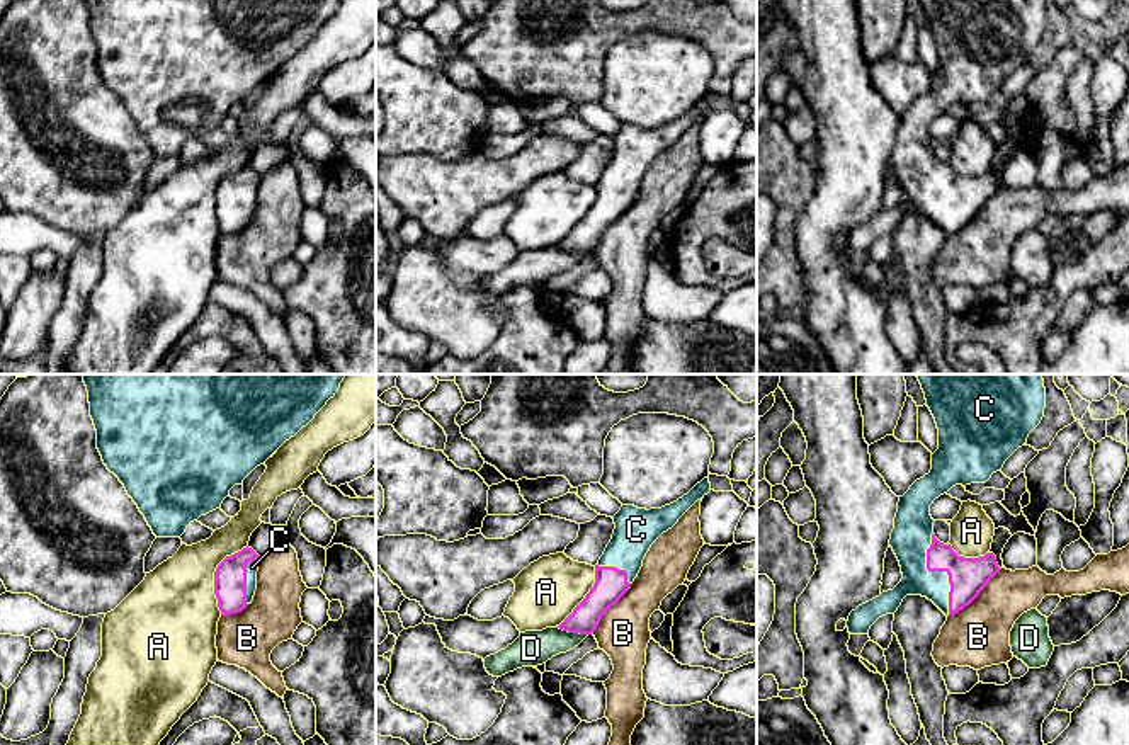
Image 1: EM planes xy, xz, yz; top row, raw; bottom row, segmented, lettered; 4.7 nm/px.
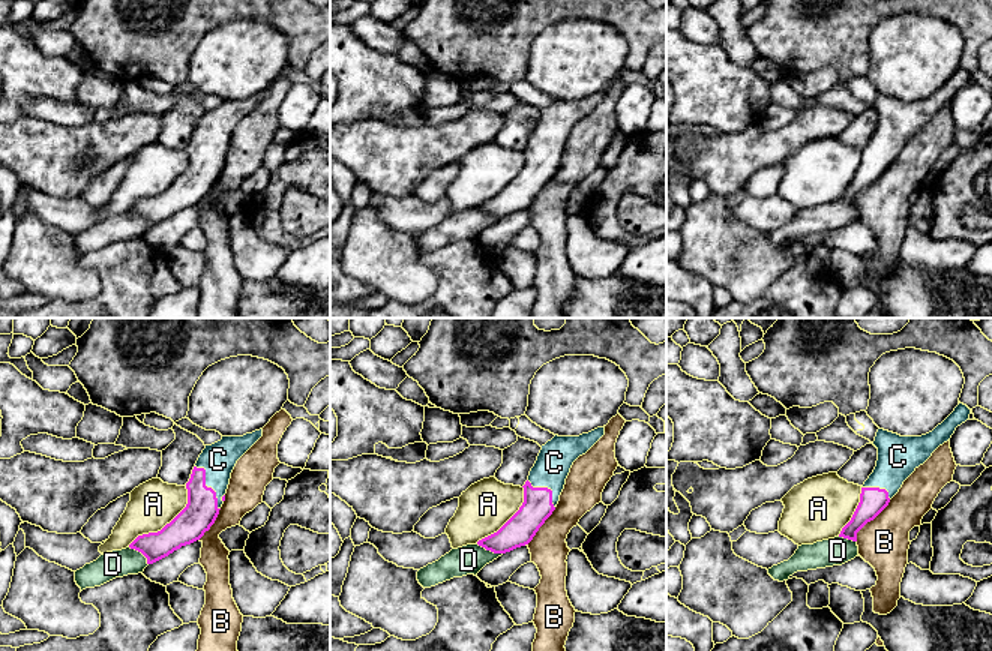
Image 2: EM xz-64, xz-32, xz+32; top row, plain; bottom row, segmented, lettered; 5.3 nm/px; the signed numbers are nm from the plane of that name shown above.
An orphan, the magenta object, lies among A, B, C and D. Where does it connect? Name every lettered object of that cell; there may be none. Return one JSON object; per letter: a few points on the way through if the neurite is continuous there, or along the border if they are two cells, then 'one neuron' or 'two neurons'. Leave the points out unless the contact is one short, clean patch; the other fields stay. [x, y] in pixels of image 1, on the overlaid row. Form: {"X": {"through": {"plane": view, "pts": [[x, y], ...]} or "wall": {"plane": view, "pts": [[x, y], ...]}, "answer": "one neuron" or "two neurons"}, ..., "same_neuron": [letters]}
{"A": {"answer": "two neurons"}, "B": {"answer": "two neurons"}, "C": {"answer": "one neuron"}, "D": {"answer": "two neurons"}, "same_neuron": ["C"]}

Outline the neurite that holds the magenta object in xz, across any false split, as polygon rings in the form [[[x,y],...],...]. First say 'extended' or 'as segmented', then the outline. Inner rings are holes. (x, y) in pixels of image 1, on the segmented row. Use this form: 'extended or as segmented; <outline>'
extended; [[[709,476],[687,495],[661,509],[622,505],[612,517],[616,529],[595,565],[595,583],[573,612],[558,626],[568,633],[592,634],[602,616],[619,602],[638,577],[651,544],[711,492]]]

